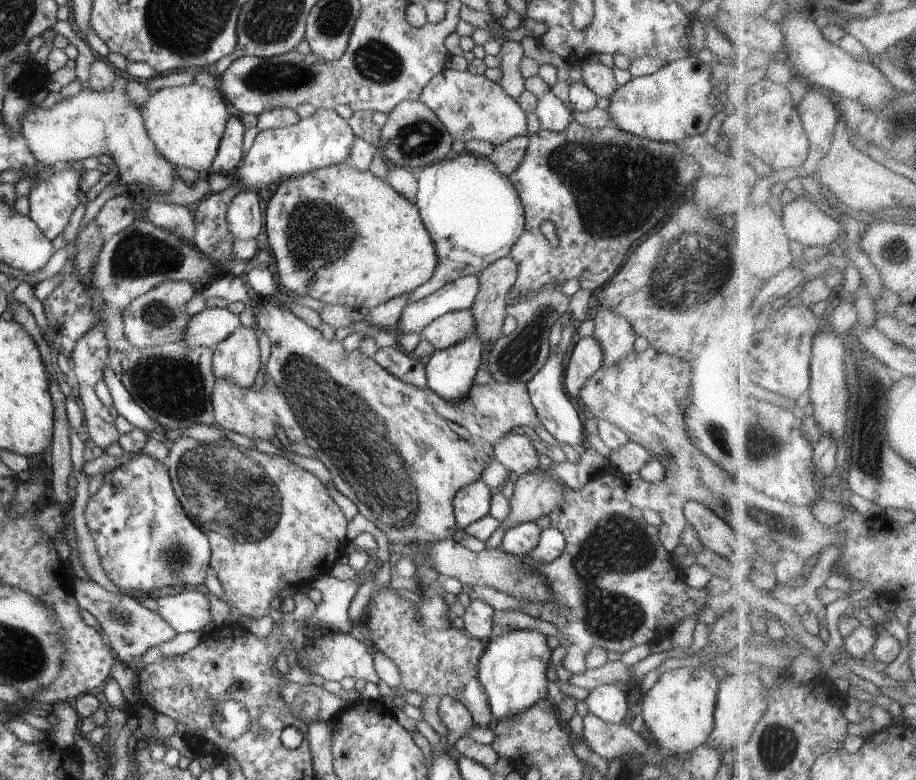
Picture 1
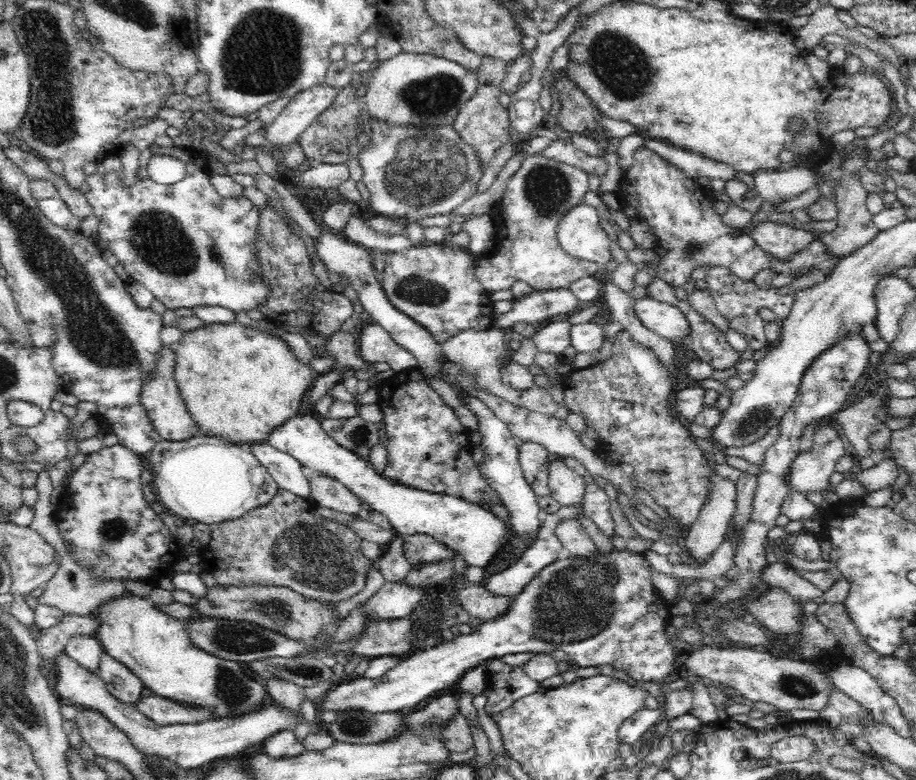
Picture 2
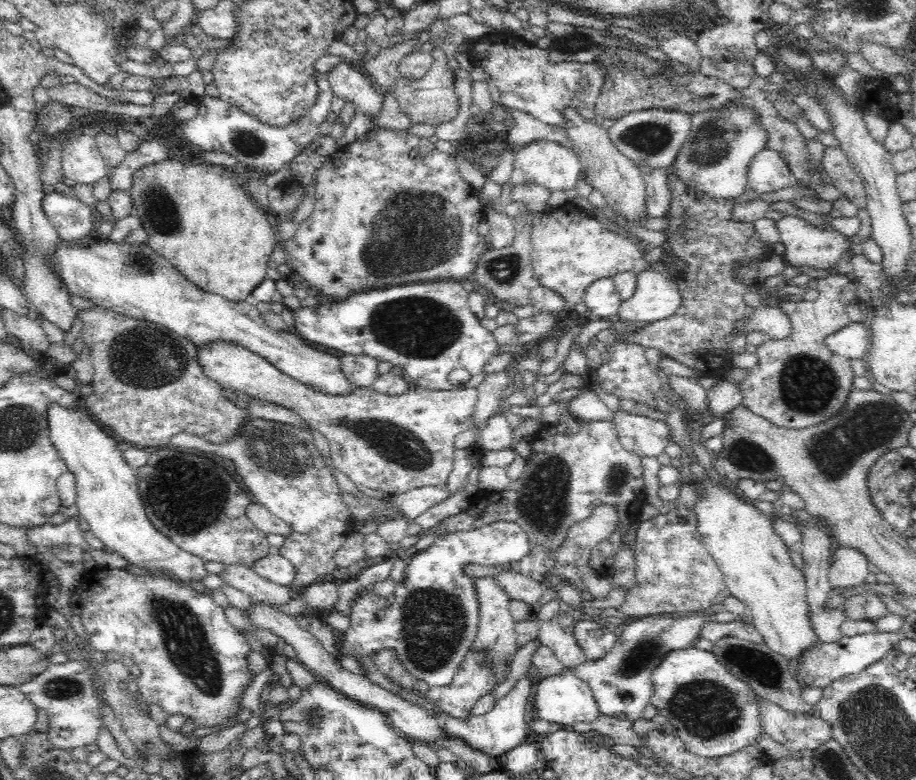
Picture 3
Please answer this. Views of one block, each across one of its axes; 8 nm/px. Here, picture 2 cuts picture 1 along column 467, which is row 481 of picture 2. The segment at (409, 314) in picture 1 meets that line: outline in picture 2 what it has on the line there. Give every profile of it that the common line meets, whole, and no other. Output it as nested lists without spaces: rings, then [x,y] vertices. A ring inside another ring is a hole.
[[[266,442],[263,444],[252,444],[247,447],[252,454],[268,469],[272,479],[283,489],[301,498],[310,500],[311,487],[307,470],[300,461],[292,455],[282,452]]]

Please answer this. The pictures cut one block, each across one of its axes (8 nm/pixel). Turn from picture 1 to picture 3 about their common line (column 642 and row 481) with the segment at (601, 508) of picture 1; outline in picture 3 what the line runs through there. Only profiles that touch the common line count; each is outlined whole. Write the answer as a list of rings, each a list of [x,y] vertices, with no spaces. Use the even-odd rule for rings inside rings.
[[[574,417],[568,418],[568,422],[547,424],[534,434],[532,452],[526,458],[524,469],[518,481],[510,482],[503,492],[499,492],[502,499],[496,504],[478,511],[473,500],[464,512],[447,517],[432,529],[421,530],[418,536],[422,538],[436,533],[438,538],[444,534],[480,529],[497,521],[516,522],[528,534],[531,550],[525,558],[505,565],[504,569],[544,583],[544,577],[551,575],[550,568],[556,566],[556,555],[560,544],[566,540],[568,528],[587,520],[598,506],[608,504],[618,511],[618,530],[599,542],[592,550],[590,560],[592,568],[605,574],[613,566],[615,554],[623,544],[622,537],[627,534],[629,526],[638,521],[647,500],[641,458],[621,445],[612,421],[586,422]],[[568,426],[580,430],[582,438],[570,433]]]

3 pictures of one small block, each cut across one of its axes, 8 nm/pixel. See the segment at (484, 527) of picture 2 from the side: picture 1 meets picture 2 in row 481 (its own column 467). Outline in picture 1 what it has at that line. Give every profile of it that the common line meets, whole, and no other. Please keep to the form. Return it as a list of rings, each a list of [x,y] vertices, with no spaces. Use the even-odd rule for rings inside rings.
[[[477,332],[452,347],[436,351],[435,354],[424,362],[427,377],[427,386],[439,396],[450,401],[458,401],[468,395],[469,389],[474,384],[474,378],[479,371],[485,344]]]

